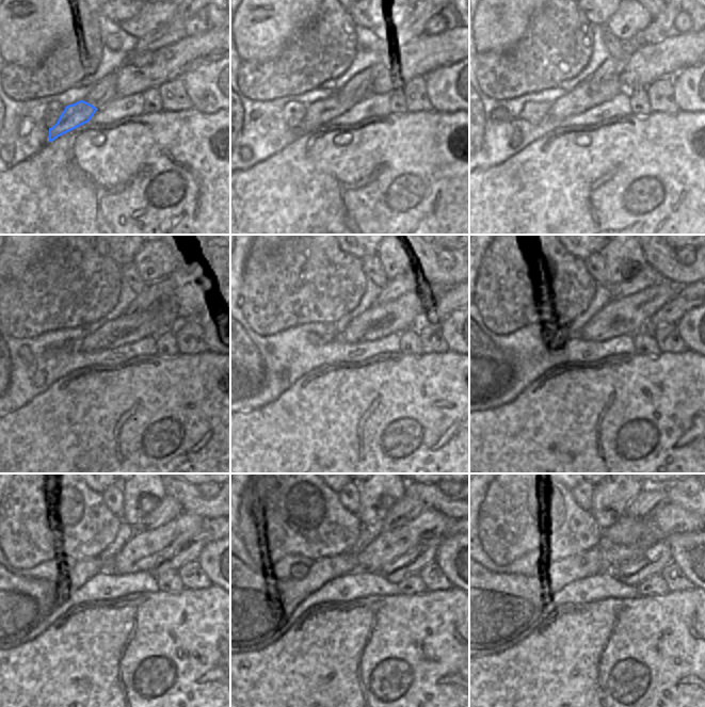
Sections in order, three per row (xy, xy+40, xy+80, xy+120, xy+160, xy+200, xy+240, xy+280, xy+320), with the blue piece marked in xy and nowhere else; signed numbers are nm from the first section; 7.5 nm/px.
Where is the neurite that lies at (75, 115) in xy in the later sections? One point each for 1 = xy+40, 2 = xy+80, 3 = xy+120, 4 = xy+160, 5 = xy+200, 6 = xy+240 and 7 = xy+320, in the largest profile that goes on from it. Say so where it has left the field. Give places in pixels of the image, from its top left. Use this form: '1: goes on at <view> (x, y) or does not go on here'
1: goes on at xy+40 (321, 112)
2: goes on at xy+80 (587, 96)
3: goes on at xy+120 (161, 317)
4: goes on at xy+160 (406, 311)
5: goes on at xy+200 (628, 316)
6: goes on at xy+240 (144, 551)
7: goes on at xy+320 (671, 519)

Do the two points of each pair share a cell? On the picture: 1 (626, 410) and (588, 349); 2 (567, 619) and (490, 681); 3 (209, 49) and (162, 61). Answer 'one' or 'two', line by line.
1: two
2: one
3: one

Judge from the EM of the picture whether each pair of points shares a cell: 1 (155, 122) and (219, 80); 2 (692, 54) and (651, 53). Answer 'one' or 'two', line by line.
1: two
2: one

